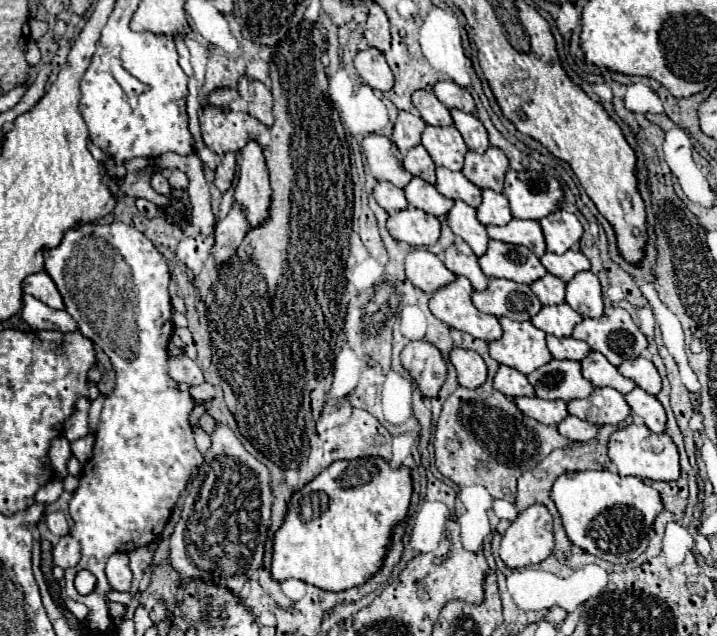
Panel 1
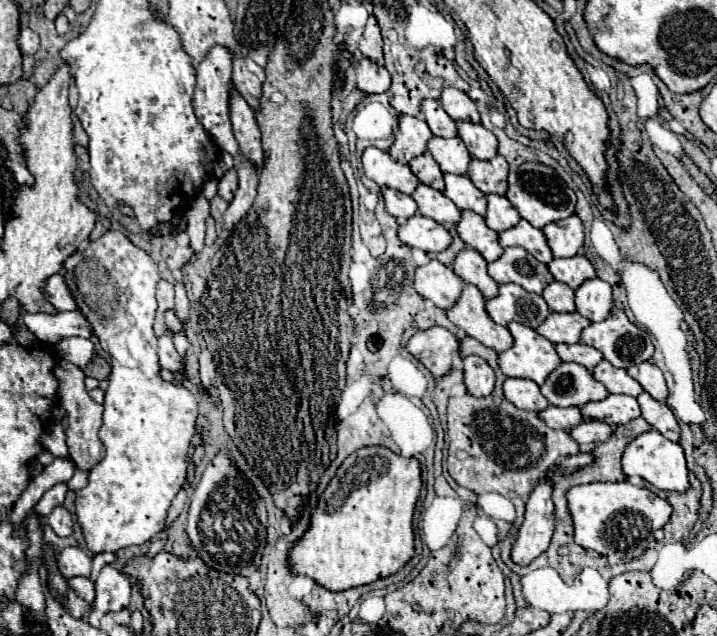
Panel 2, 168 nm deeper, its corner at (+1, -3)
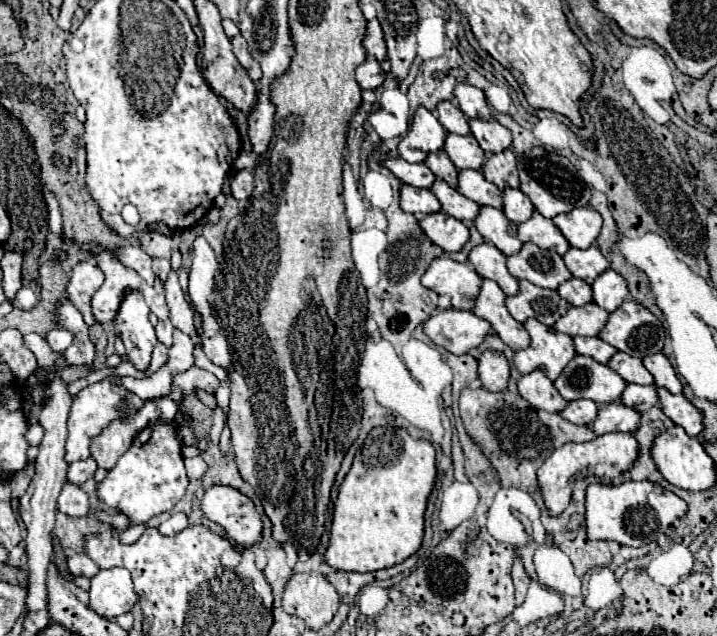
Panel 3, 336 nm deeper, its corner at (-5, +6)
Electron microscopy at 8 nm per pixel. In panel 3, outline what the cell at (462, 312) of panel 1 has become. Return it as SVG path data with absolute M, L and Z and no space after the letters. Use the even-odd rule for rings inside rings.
M483 280L471 312L487 320L493 332L513 350L529 346L529 334L521 322L517 322L505 308L505 294L493 280Z

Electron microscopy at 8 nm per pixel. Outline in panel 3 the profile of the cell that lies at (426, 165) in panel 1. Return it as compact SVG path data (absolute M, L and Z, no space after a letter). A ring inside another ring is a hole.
M443 150L429 152L429 156L425 158L425 164L431 168L431 172L437 178L445 180L451 188L457 186L457 168L455 168L455 164L449 160L449 156Z

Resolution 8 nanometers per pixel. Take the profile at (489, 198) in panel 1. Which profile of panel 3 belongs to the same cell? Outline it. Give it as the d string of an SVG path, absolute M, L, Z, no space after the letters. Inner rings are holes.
M515 188L503 190L503 214L507 220L511 220L515 224L525 222L531 218L533 210L535 208L533 208L531 200L521 190L515 190Z

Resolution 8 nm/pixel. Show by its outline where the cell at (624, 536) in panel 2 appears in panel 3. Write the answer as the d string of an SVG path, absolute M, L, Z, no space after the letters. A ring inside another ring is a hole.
M649 480L623 482L621 486L607 486L601 482L589 484L585 508L585 526L589 538L615 540L623 546L633 548L655 542L659 532L665 532L677 518L681 518L687 512L687 506L679 496Z

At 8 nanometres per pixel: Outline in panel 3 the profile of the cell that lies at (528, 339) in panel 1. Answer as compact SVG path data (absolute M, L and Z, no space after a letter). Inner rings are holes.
M525 320L525 330L531 336L531 344L523 350L517 350L513 364L521 374L533 370L543 370L549 380L555 380L561 370L575 356L573 340L567 334L561 334L539 320Z

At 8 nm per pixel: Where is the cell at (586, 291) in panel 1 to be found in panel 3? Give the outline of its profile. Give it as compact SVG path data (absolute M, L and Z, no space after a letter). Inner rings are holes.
M605 270L593 282L593 302L607 312L613 312L621 306L625 296L629 294L627 282L615 270Z

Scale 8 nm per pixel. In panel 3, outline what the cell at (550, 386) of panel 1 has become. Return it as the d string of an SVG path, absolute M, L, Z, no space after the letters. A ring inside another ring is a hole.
M577 354L553 382L565 400L589 398L597 404L617 402L627 382L609 366L599 364L591 356Z

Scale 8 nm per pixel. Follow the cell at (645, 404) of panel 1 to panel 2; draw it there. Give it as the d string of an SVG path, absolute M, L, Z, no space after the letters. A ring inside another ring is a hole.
M641 393L637 397L639 405L641 405L641 415L661 433L665 435L669 441L679 441L681 435L681 427L673 415L673 411L665 405L655 401L649 393Z

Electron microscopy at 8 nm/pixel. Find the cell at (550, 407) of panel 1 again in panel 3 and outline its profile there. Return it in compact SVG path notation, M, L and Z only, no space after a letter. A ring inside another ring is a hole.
M573 400L561 412L561 418L573 424L591 424L597 416L597 404L593 400Z

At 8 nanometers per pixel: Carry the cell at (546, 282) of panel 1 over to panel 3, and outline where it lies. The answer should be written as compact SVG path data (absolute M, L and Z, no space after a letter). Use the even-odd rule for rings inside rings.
M571 278L567 280L565 284L561 284L557 288L559 296L565 298L571 306L585 306L593 300L593 294L591 294L591 286L579 278Z

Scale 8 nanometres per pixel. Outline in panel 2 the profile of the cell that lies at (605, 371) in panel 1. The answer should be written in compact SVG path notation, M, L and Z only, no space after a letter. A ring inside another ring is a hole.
M605 359L593 369L593 377L601 381L609 393L625 393L631 397L637 397L639 393L643 393L643 387L633 377L629 377L625 369L617 369Z

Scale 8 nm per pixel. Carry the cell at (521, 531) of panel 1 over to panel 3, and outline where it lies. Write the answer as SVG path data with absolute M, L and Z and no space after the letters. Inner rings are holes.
M613 432L613 434L603 434L597 436L591 442L583 442L583 444L565 444L559 450L555 450L545 462L543 466L537 470L537 482L539 482L539 490L543 494L545 506L549 510L549 516L559 516L569 500L571 500L571 488L573 482L577 482L579 478L585 476L597 476L597 478L615 478L621 472L629 470L631 464L637 458L637 440L633 438L633 434L629 432Z

